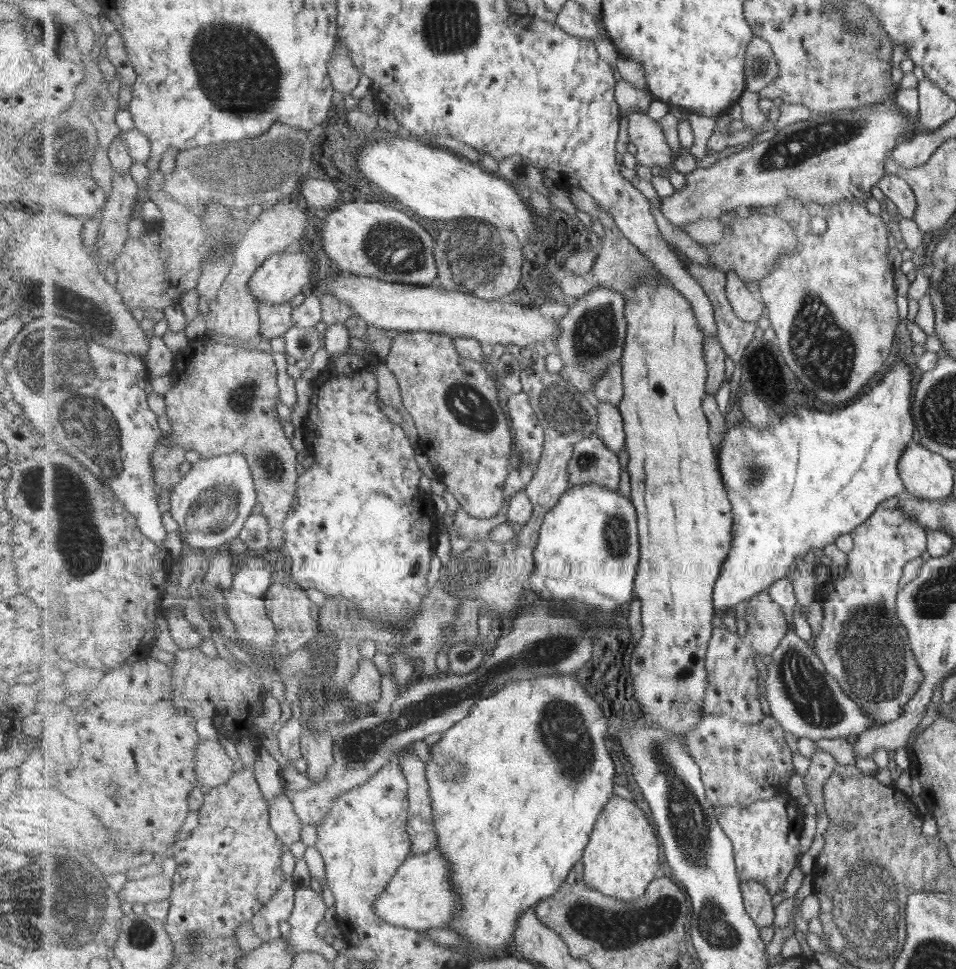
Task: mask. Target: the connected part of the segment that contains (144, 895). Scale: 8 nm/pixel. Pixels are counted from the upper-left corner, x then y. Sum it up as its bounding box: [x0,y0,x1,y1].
[115,874,171,904]

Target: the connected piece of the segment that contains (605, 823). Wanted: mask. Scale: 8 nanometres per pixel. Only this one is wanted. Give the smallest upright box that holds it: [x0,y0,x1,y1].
[582,795,662,900]

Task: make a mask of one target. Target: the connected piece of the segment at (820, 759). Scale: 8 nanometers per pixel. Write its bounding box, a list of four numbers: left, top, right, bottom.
[804,749,836,813]

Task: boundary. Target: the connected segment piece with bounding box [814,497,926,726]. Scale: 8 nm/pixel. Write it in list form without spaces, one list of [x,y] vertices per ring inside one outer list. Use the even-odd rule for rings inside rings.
[[[891,497],[882,502],[867,522],[857,527],[850,536],[854,546],[849,552],[847,573],[839,579],[825,583],[825,588],[819,594],[825,604],[825,618],[823,630],[814,638],[814,649],[827,671],[836,677],[845,694],[859,702],[867,716],[870,714],[879,726],[883,726],[898,719],[905,705],[925,680],[925,674],[914,659],[905,626],[897,617],[897,594],[903,565],[925,552],[926,535],[921,523],[915,517],[905,515],[899,501]]]

